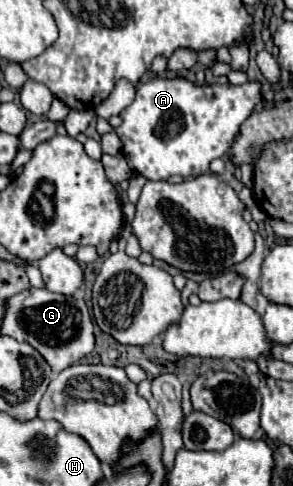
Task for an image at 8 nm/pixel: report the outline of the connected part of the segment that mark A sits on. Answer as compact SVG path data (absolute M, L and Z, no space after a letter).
M155 77L147 83L141 83L137 87L135 101L121 111L123 123L115 129L123 143L123 155L129 163L129 167L153 181L165 181L171 175L181 175L185 179L197 177L209 171L209 163L217 157L223 157L231 143L235 141L241 123L251 115L255 103L261 101L261 85L259 83L245 83L241 87L233 85L193 85L191 81L183 77L173 79L161 79Z

